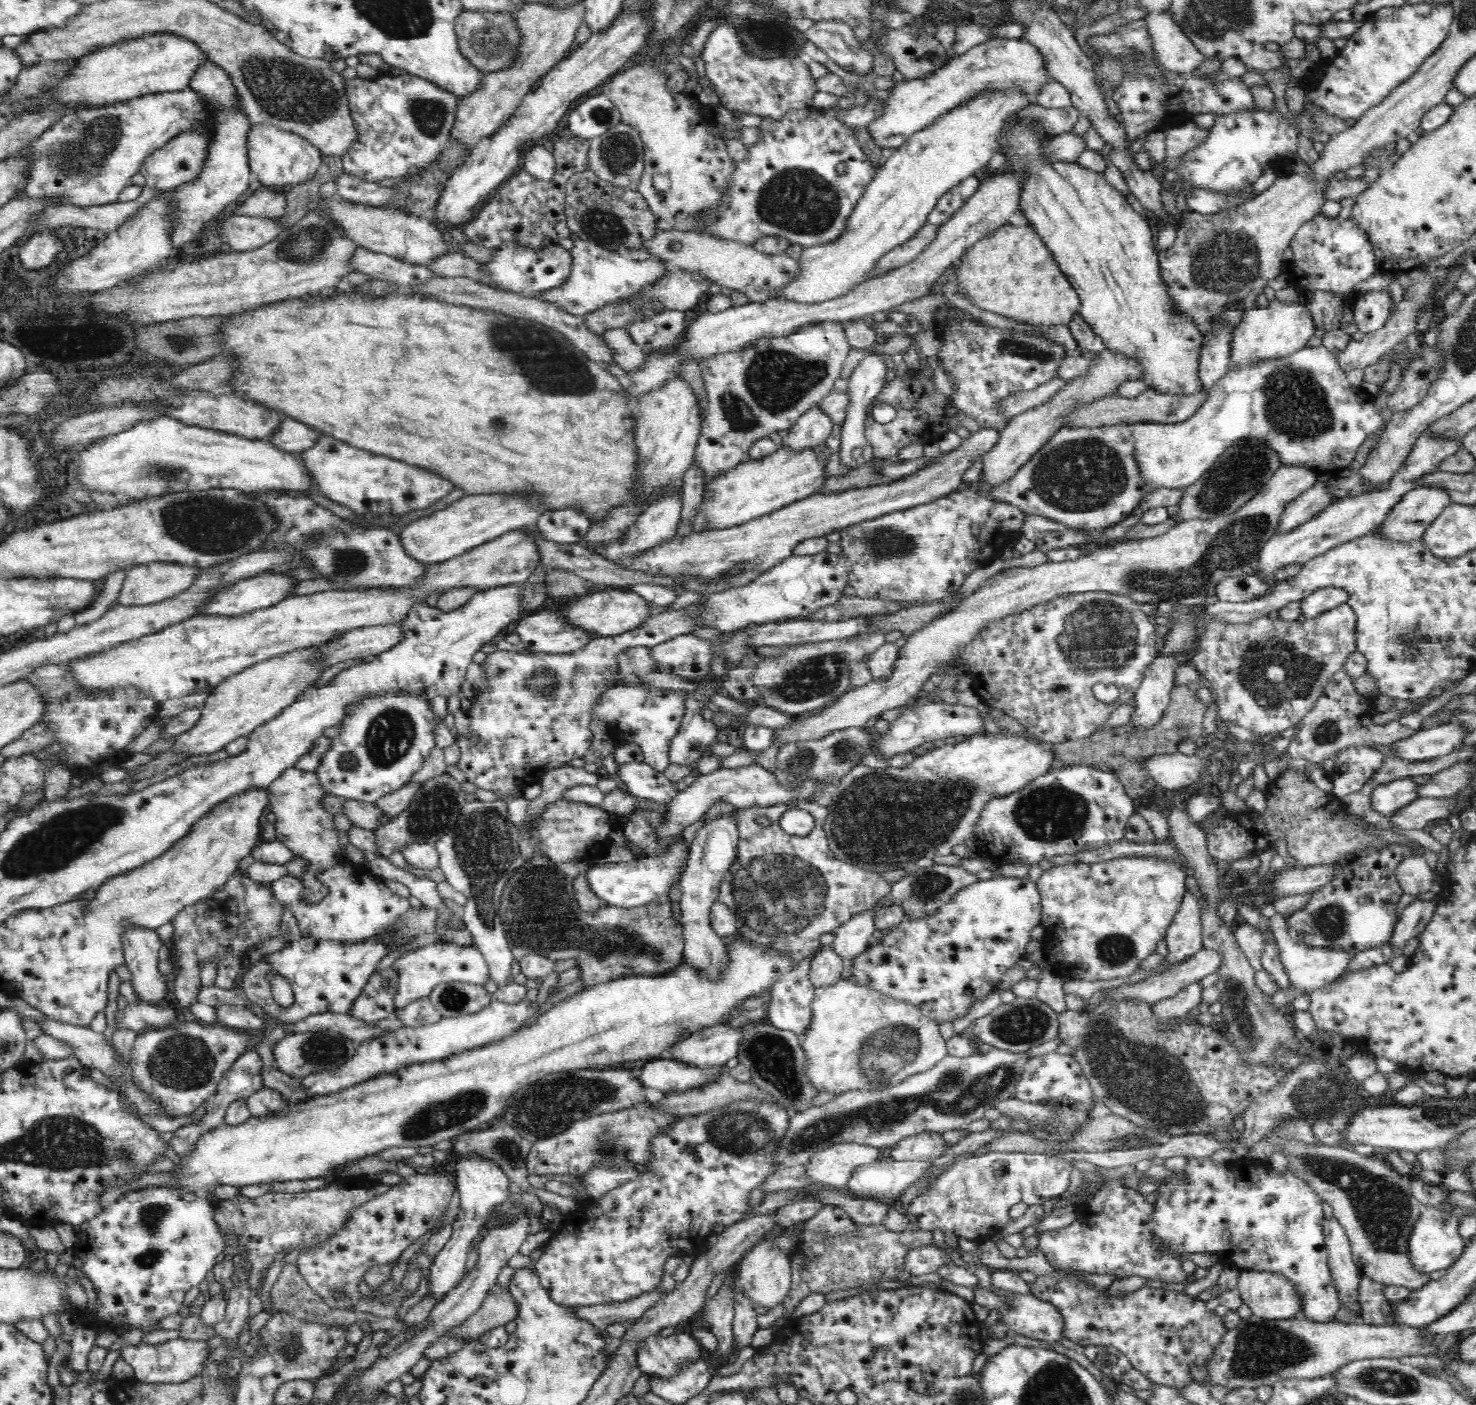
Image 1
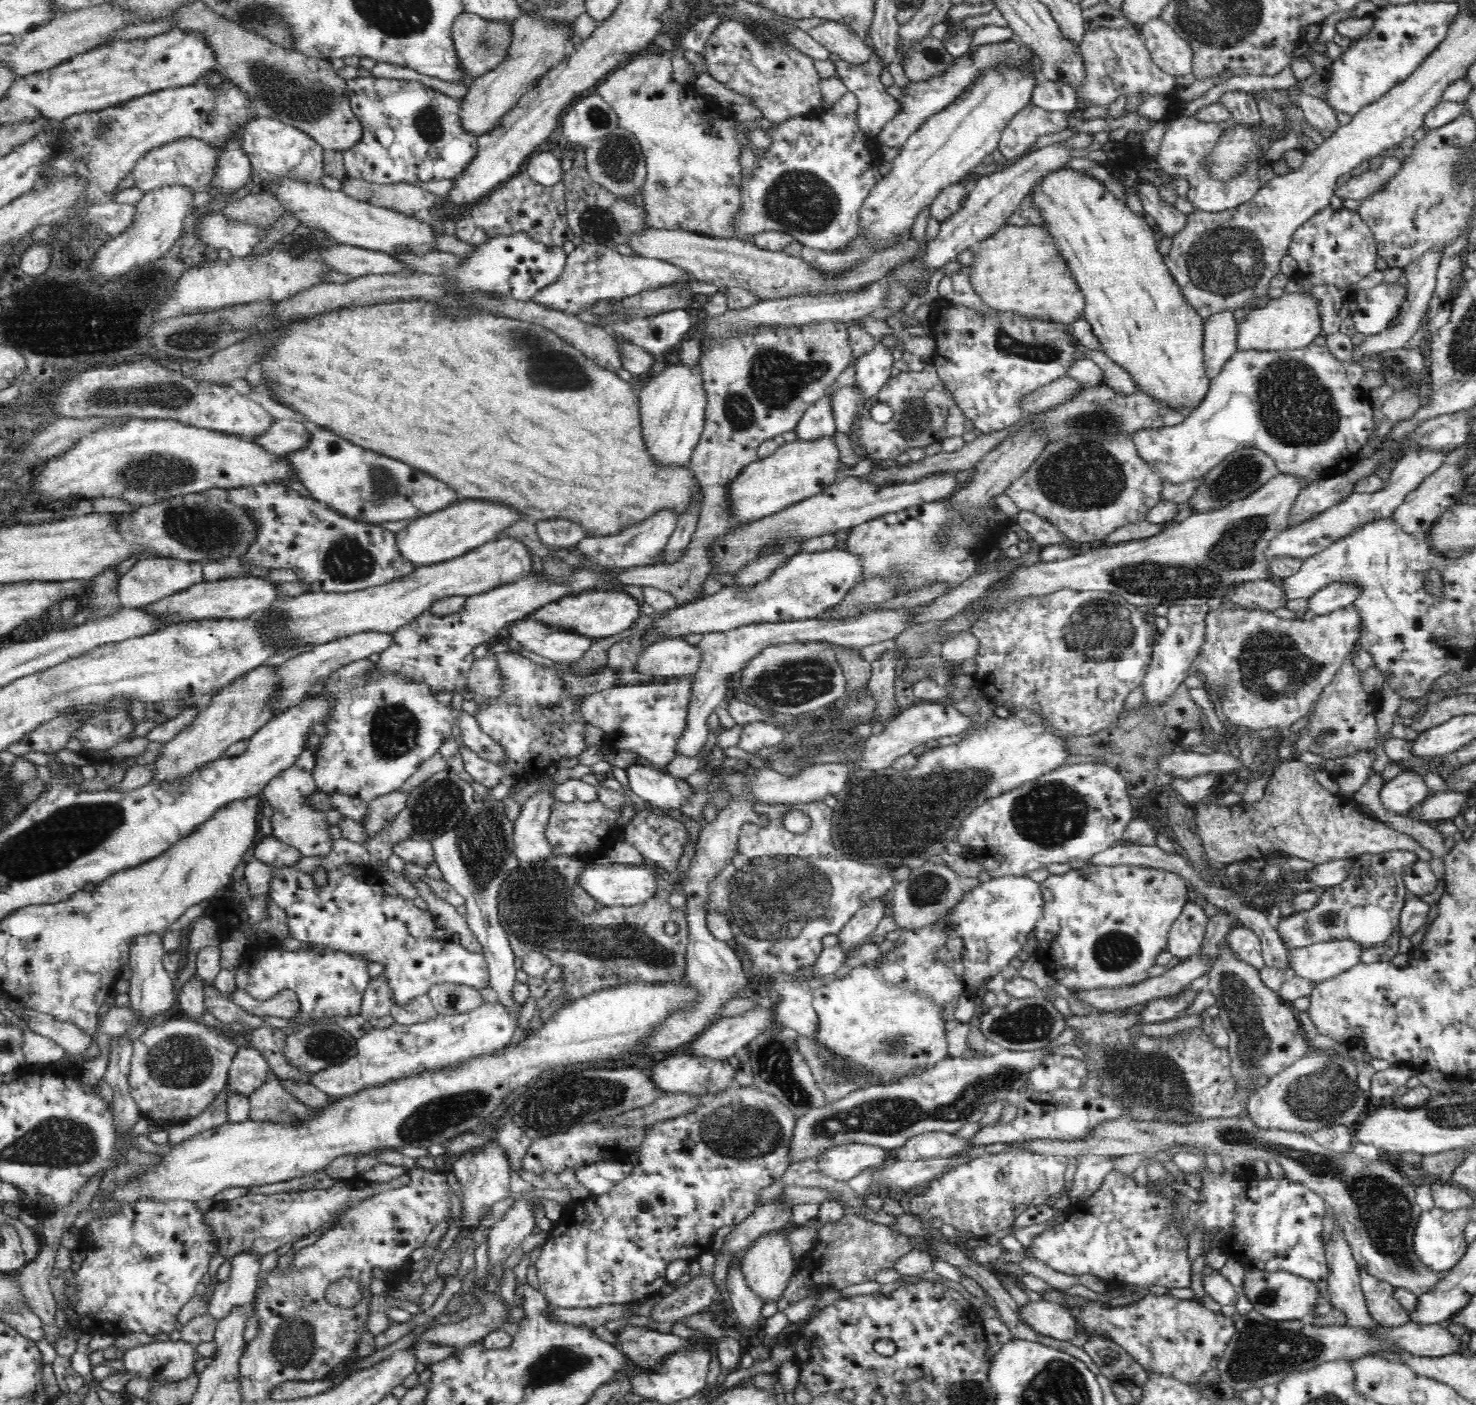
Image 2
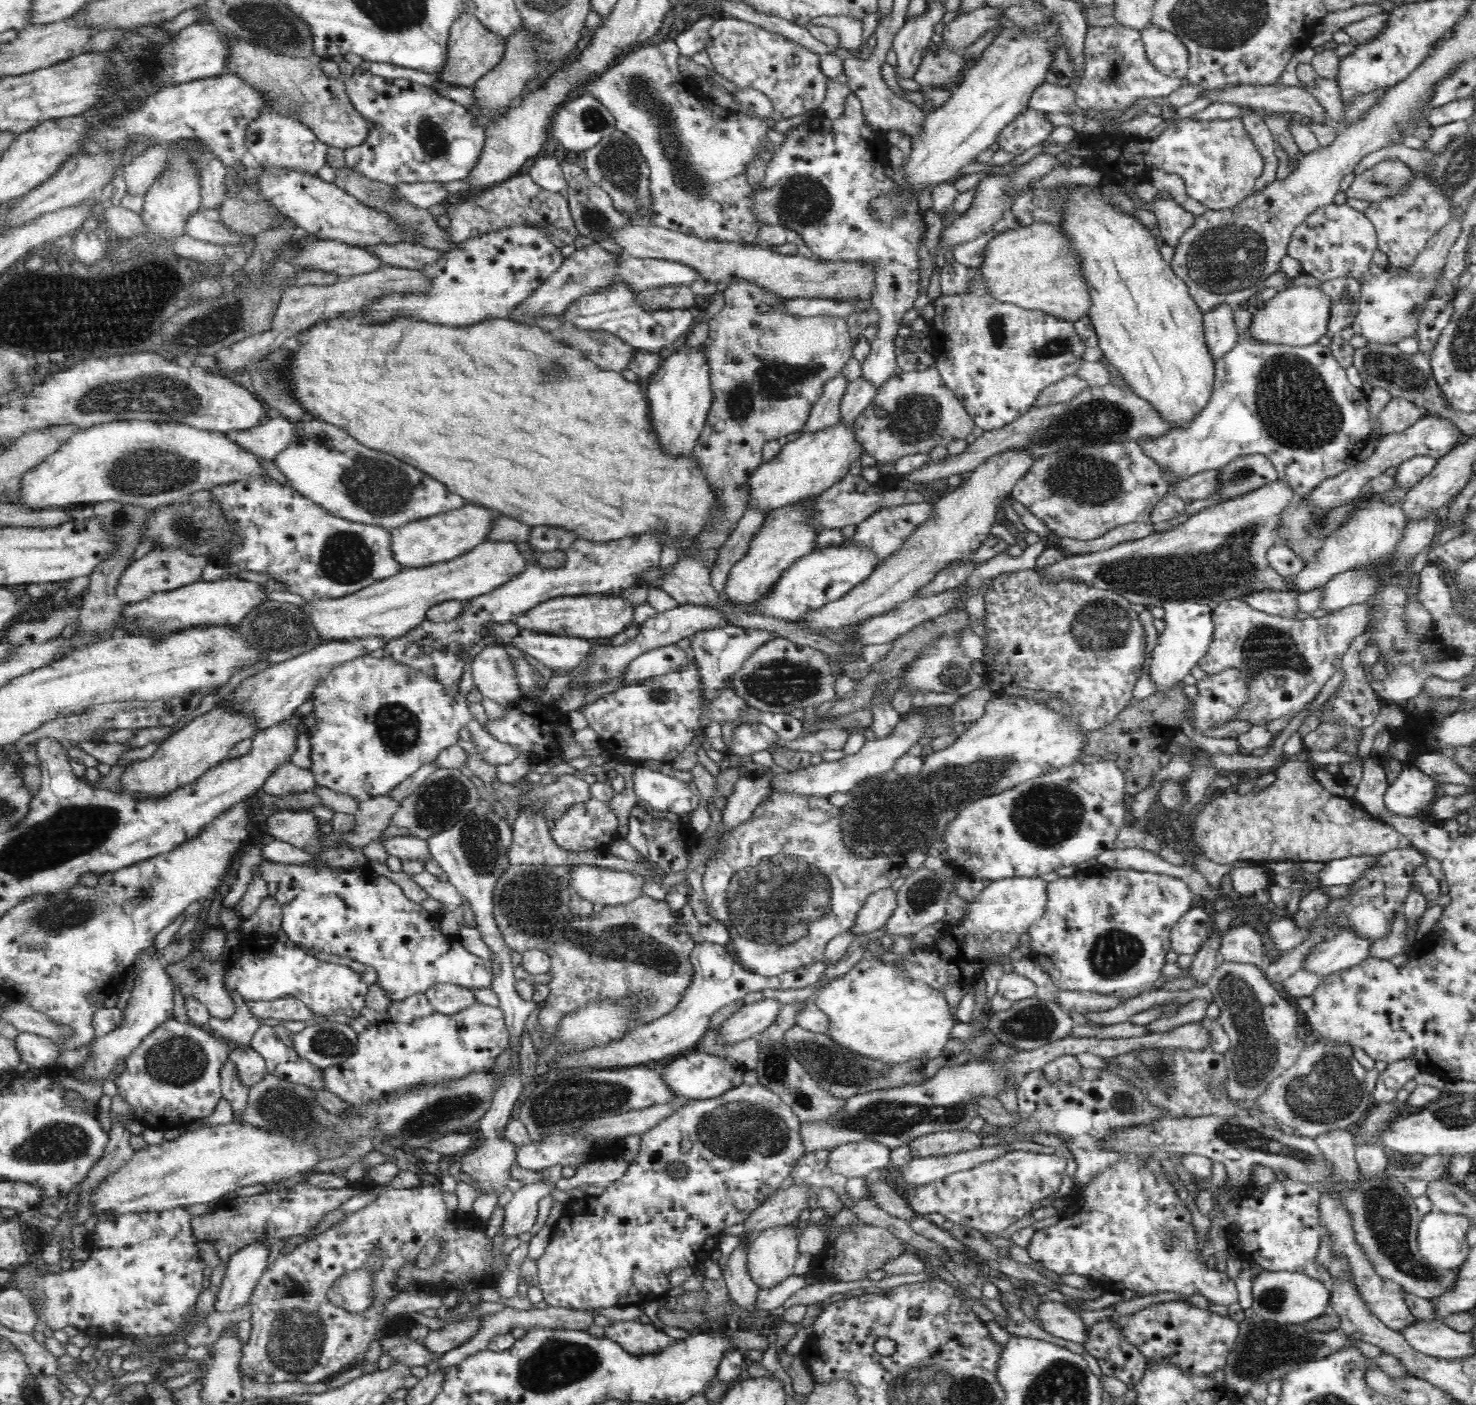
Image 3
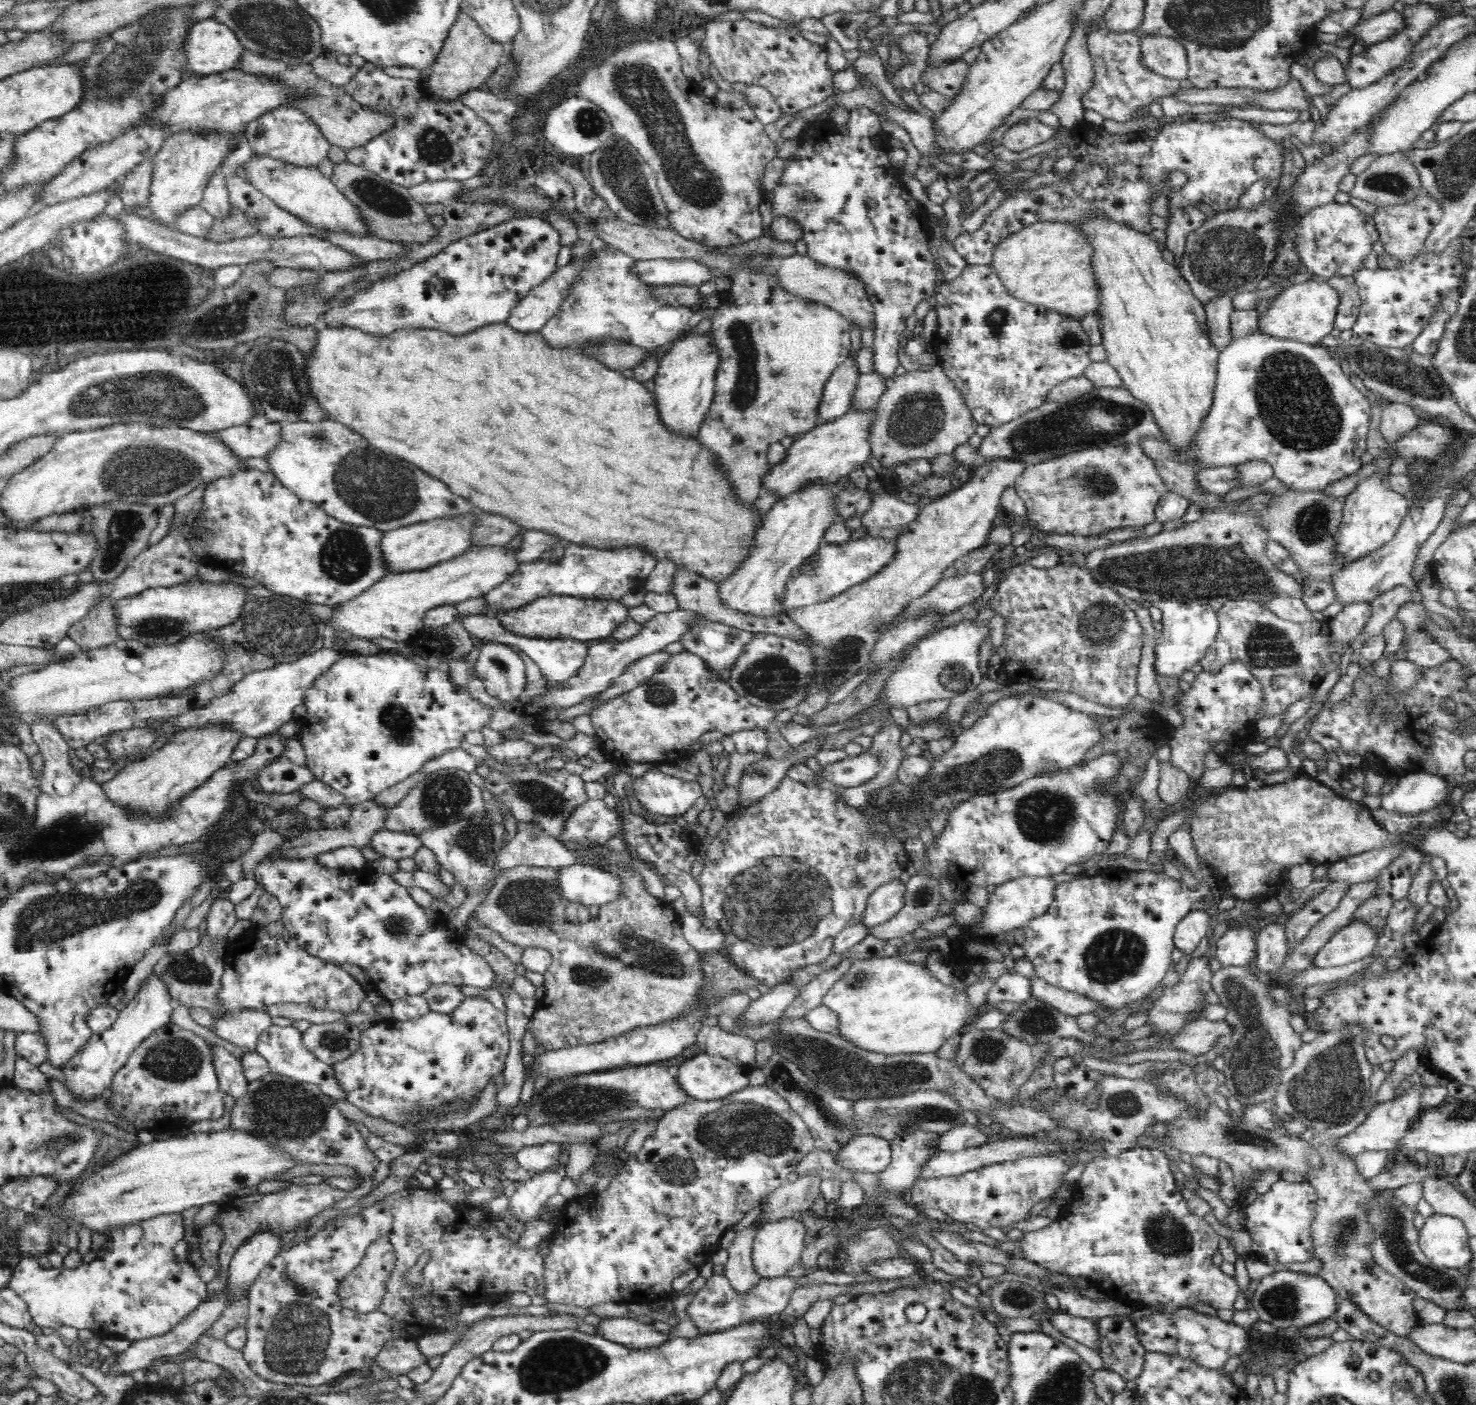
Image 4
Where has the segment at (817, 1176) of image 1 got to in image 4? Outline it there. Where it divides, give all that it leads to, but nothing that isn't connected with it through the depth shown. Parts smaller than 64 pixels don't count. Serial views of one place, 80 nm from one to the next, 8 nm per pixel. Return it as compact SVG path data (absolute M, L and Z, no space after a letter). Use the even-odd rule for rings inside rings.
M870 1134L858 1135L840 1152L838 1164L850 1172L880 1173L892 1160L892 1145L888 1139Z

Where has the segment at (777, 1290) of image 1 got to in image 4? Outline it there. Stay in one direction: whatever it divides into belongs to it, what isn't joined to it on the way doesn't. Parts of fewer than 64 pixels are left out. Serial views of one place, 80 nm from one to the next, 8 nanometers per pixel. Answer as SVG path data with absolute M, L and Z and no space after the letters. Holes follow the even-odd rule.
M800 1216L766 1221L759 1225L752 1248L756 1271L761 1277L785 1275L806 1248L808 1227Z

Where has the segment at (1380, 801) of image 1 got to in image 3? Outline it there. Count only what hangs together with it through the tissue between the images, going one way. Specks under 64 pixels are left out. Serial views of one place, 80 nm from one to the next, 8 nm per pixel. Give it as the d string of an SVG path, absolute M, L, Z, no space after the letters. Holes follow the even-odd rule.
M1404 766L1383 796L1385 809L1397 816L1415 817L1444 794L1440 783L1416 766Z

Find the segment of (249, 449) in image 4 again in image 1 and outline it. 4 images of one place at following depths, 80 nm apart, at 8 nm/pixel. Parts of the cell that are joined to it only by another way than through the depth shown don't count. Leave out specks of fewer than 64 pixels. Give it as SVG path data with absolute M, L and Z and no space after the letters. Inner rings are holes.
M284 418L278 426L278 432L272 434L272 438L268 438L268 443L272 444L274 448L286 452L286 453L302 453L308 448L312 448L317 438L320 438L316 434L317 430L306 426L306 424L300 424L292 418Z

